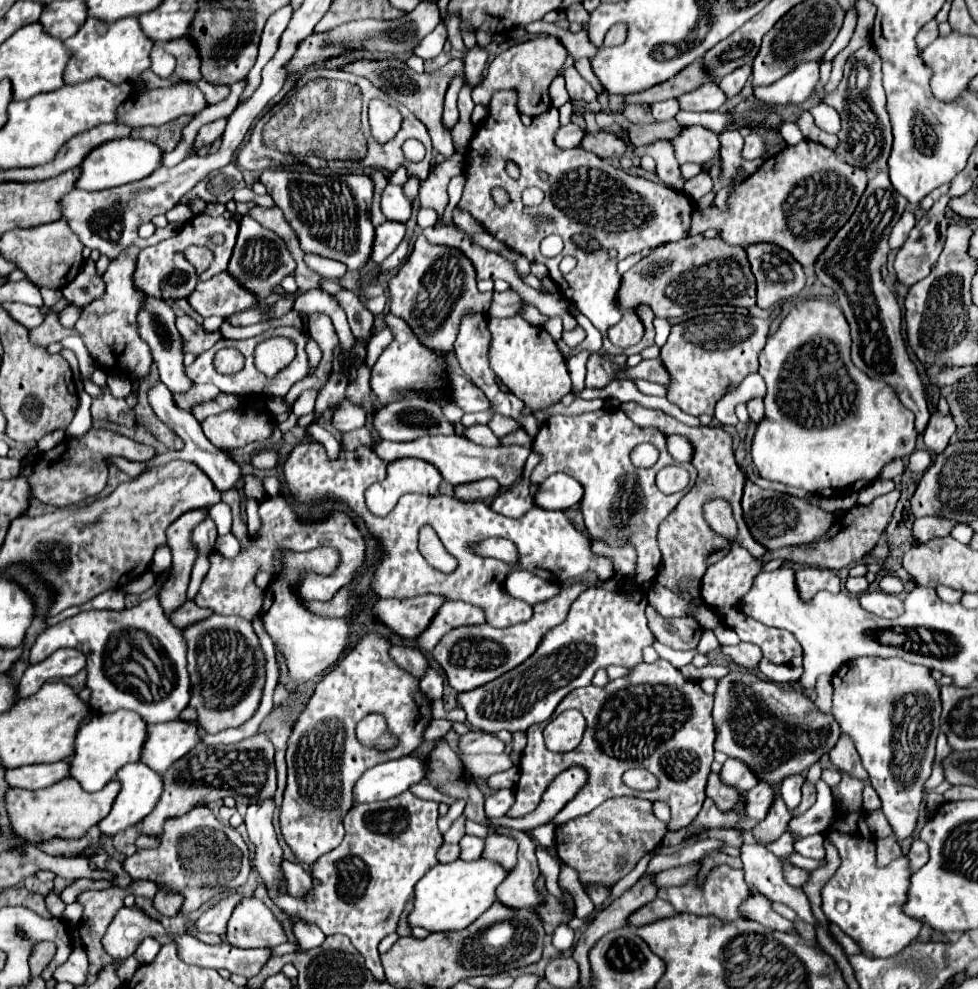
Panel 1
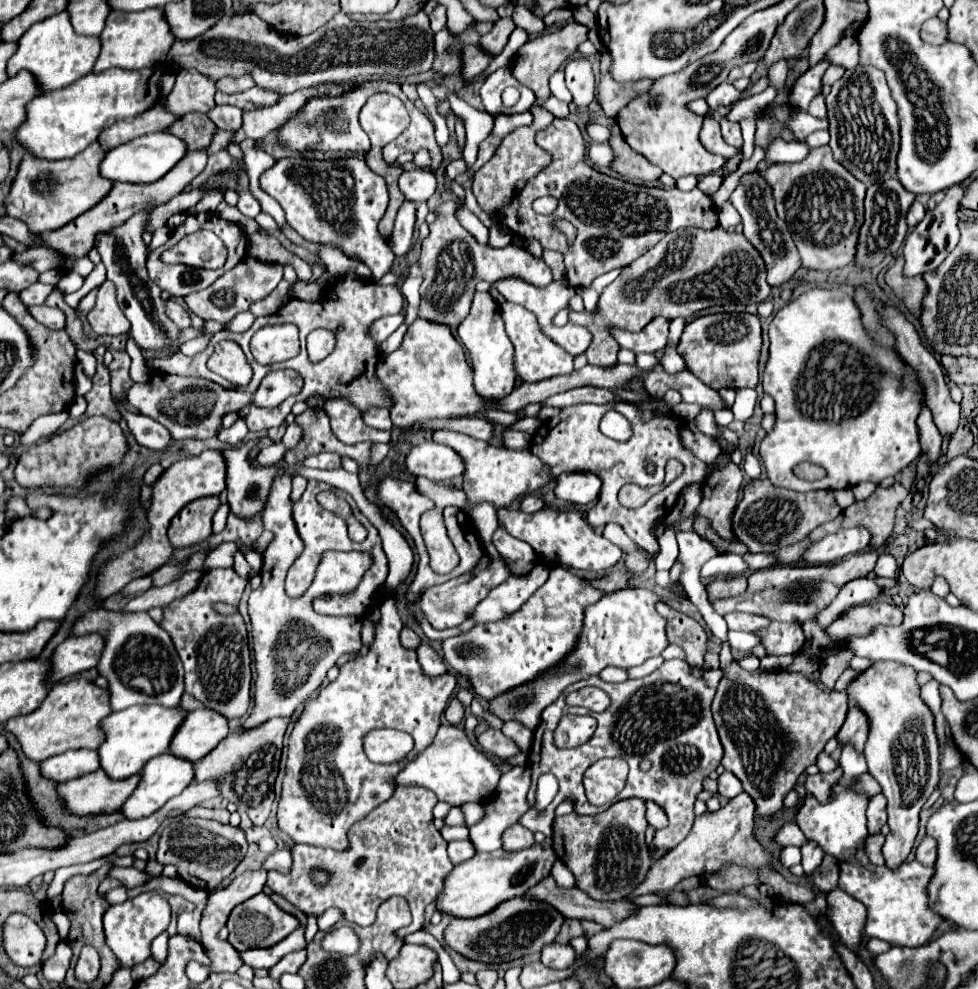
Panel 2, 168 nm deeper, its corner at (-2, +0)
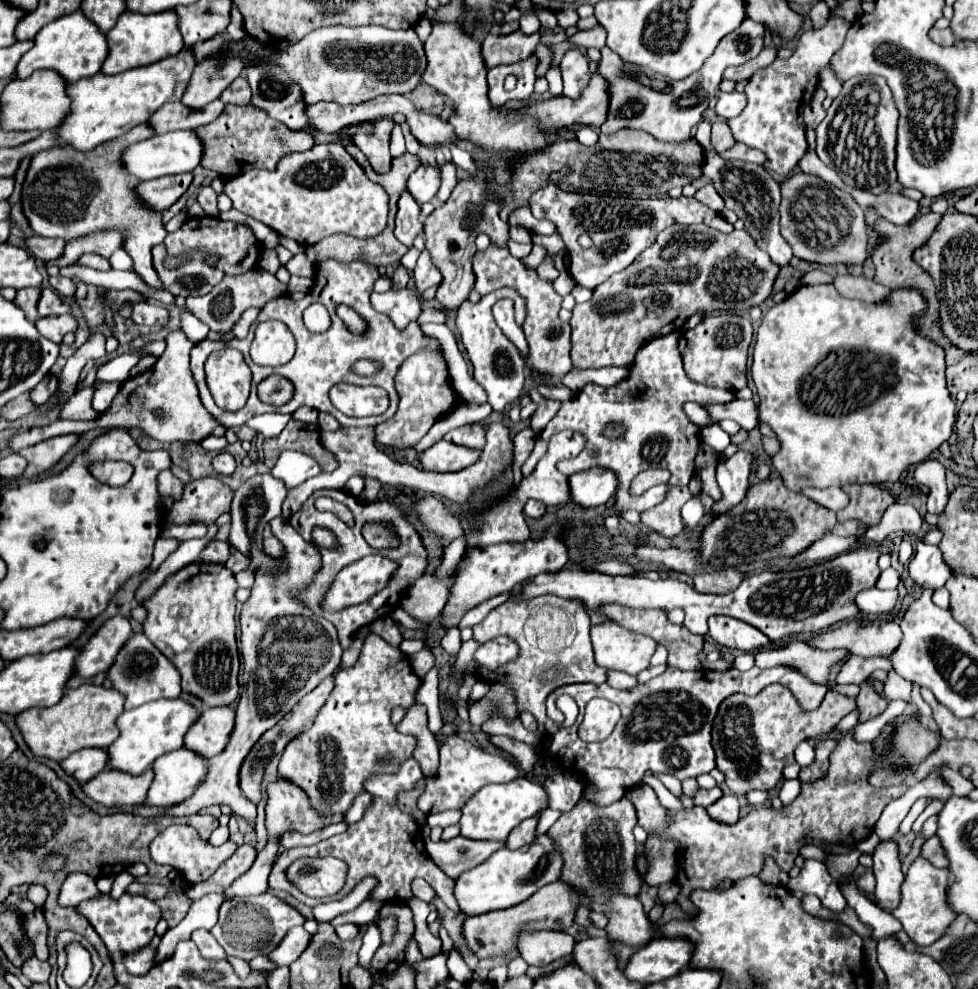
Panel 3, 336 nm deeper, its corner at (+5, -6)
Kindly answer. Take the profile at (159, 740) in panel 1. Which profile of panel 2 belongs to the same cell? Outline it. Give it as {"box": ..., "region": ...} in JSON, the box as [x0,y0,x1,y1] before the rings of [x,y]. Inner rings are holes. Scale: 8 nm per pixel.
{"box":[170,707,228,763],"region":[[[208,707],[196,709],[186,717],[184,727],[180,727],[172,739],[170,753],[188,757],[188,761],[196,763],[206,757],[228,733],[228,719],[224,715]]]}

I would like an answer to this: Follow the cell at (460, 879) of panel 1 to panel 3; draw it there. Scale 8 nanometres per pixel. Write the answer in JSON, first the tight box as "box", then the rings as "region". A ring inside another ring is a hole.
{"box":[455,835,561,915],"region":[[[541,835],[531,845],[525,845],[517,851],[509,851],[503,847],[495,851],[485,863],[465,871],[465,875],[457,879],[455,897],[459,903],[459,911],[463,915],[483,915],[495,909],[513,907],[531,897],[543,885],[557,881],[561,875],[561,867],[561,857],[553,849],[553,841],[549,839],[549,835]]]}

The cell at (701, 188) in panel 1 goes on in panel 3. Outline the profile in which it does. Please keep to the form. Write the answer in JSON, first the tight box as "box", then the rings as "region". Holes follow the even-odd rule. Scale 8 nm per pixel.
{"box":[695,183,723,213],"region":[[[711,183],[705,185],[705,187],[701,187],[701,189],[695,193],[695,199],[701,201],[701,203],[705,203],[707,207],[711,207],[711,209],[717,211],[717,213],[723,211],[723,199],[719,197],[719,193],[715,191],[715,187],[713,187]]]}

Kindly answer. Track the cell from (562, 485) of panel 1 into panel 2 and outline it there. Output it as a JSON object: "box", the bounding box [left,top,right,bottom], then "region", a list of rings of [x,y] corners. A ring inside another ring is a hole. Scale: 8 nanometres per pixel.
{"box":[556,473,602,505],"region":[[[562,473],[556,479],[556,497],[568,503],[588,505],[598,499],[600,487],[602,479],[594,473]]]}

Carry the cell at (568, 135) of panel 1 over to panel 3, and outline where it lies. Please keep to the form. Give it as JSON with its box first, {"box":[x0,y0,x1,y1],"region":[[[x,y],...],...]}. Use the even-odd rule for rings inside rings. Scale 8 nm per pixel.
{"box":[577,127,597,145],"region":[[[579,127],[577,129],[577,139],[583,145],[593,145],[593,143],[597,143],[597,133],[591,127]]]}

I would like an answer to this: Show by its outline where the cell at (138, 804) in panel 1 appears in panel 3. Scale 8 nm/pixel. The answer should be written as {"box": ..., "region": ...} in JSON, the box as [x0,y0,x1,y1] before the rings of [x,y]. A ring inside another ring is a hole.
{"box":[145,749,207,807],"region":[[[177,749],[153,763],[155,779],[145,797],[147,807],[169,807],[191,797],[207,775],[207,761],[189,749]]]}

